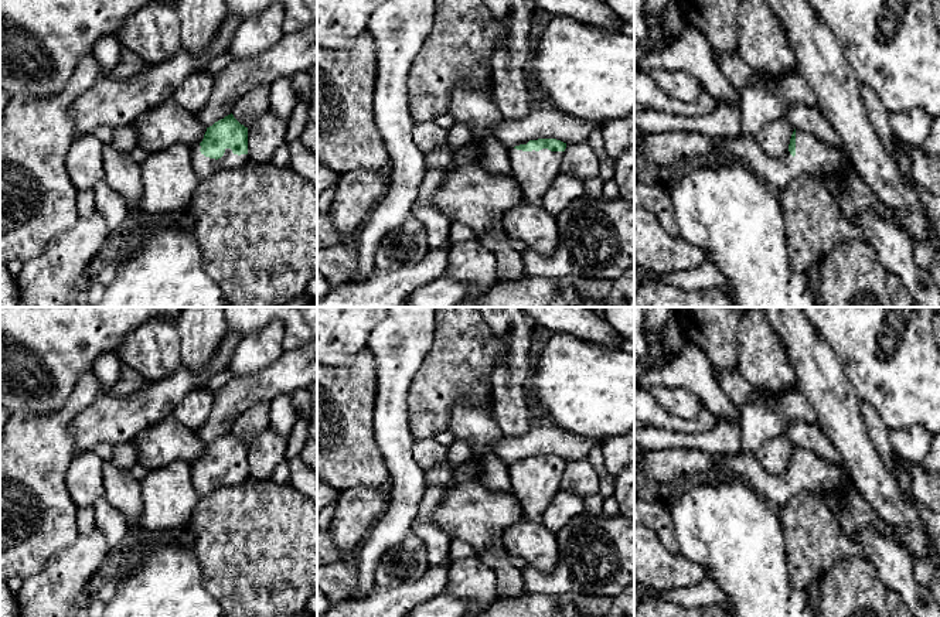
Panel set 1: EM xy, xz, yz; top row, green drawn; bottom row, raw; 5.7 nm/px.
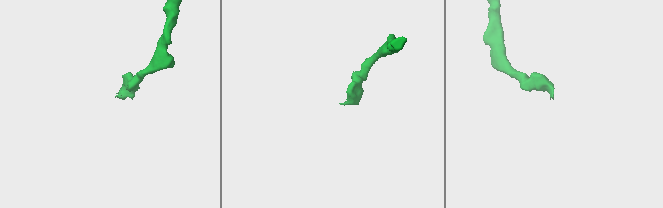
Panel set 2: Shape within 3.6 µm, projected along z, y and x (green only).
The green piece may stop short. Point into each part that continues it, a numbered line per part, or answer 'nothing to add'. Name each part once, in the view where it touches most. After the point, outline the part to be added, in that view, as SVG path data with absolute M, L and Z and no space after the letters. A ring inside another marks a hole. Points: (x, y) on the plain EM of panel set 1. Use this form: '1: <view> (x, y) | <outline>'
1: xy (204, 484) | M197 461L191 467L191 478L200 497L210 495L222 487L238 485L248 480L248 471L238 473L234 471L231 466L225 466L224 473L218 477L205 474L200 466L201 463Z

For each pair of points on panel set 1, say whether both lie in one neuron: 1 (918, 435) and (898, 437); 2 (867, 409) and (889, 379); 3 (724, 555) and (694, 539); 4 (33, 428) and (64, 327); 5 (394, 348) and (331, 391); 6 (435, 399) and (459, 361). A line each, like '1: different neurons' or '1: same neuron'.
1: same neuron
2: different neurons
3: same neuron
4: different neurons
5: different neurons
6: same neuron

